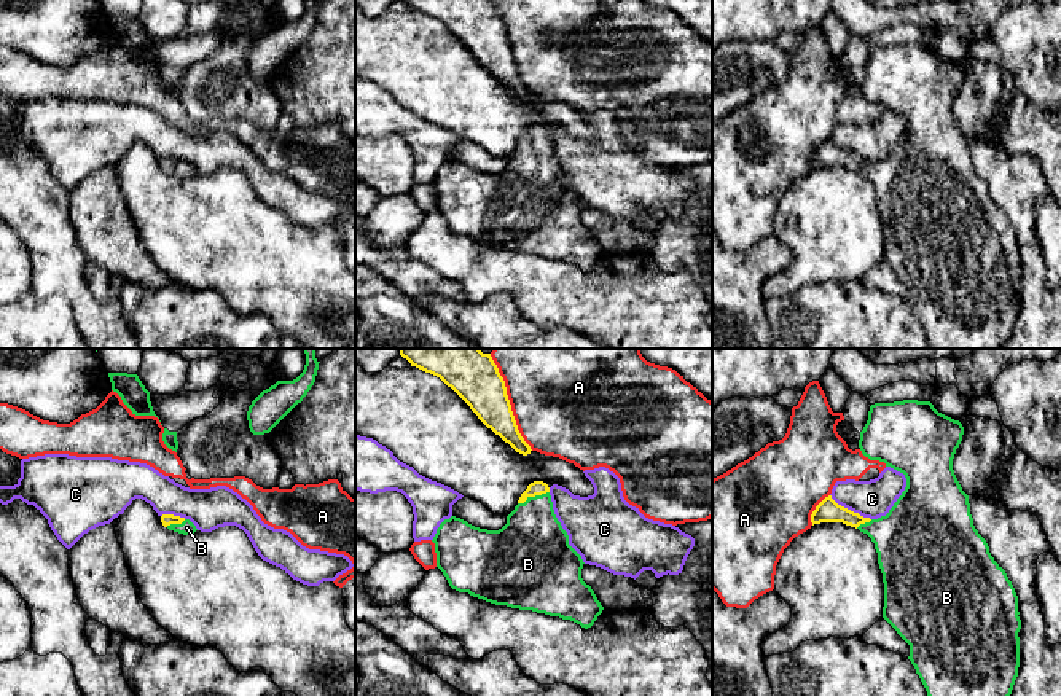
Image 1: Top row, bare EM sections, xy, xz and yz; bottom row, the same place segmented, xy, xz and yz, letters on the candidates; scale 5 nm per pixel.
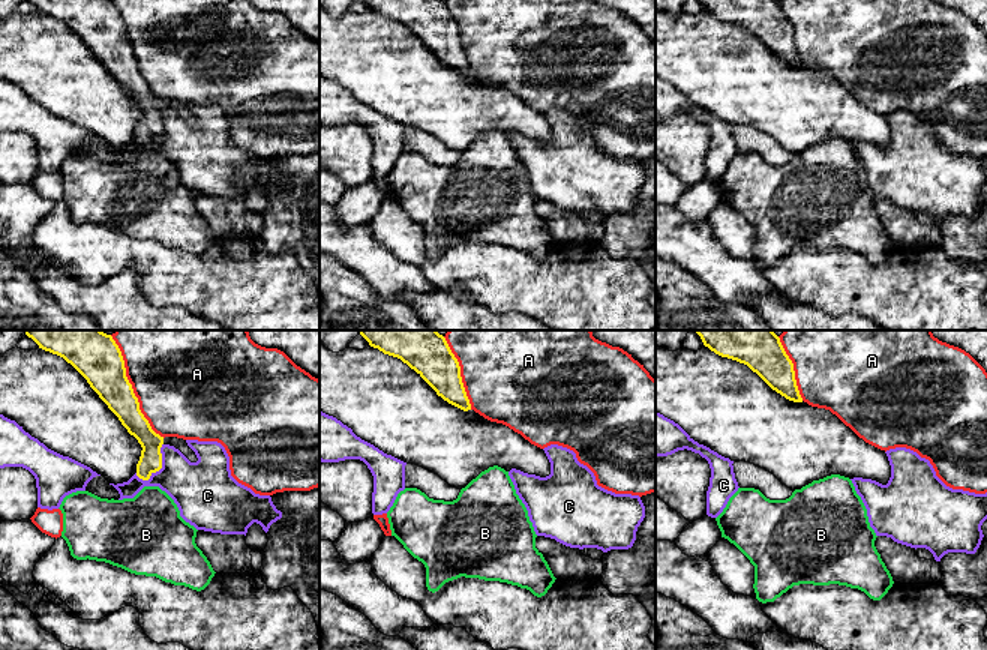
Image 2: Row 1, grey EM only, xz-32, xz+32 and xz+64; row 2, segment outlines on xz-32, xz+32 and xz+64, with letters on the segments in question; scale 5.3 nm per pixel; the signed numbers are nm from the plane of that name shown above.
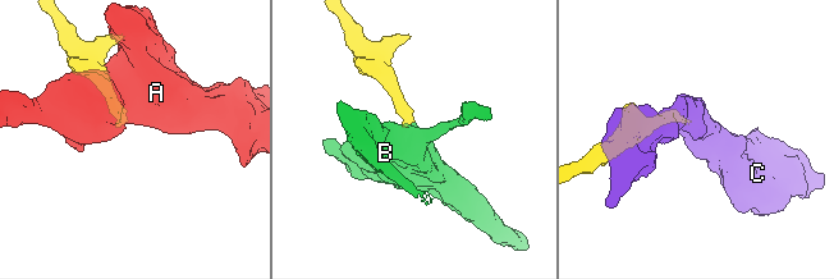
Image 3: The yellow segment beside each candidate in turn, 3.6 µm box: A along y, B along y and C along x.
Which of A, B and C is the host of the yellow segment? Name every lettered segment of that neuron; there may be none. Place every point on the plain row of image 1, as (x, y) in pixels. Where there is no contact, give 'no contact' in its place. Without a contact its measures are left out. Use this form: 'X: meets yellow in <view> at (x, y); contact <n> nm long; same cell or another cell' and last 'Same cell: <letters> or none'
A: meets yellow in xz at (508, 46); contact 500 nm long; another cell
B: meets yellow in xz at (532, 139); contact 170 nm long; same cell
C: meets yellow in yz at (849, 153); contact 240 nm long; another cell
Same cell: B

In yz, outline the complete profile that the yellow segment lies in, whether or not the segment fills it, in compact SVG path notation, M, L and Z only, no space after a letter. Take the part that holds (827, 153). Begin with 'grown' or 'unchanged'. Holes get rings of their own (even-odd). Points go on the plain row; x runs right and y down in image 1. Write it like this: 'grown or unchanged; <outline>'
grown; M903 43L894 46L875 46L870 49L868 64L860 75L859 91L865 100L870 104L884 105L886 110L891 110L906 121L906 131L902 139L897 142L894 150L889 153L886 159L878 162L863 161L859 156L854 156L841 148L838 148L832 139L825 140L812 154L811 166L843 166L846 169L855 170L860 175L867 177L875 186L875 193L878 196L878 207L883 217L884 226L884 250L883 261L897 274L897 277L910 288L908 303L916 312L919 319L929 344L932 349L1004 349L1005 342L1012 338L1015 323L1018 320L1020 311L1020 280L1018 276L1021 272L1021 263L1018 255L1018 239L1012 225L1008 223L1005 213L994 204L989 196L989 190L986 183L978 177L973 169L973 161L970 158L969 139L962 134L954 113L953 102L956 92L959 91L964 78L964 70L959 64L954 64L942 56L938 56L930 45L918 45L918 43Z

